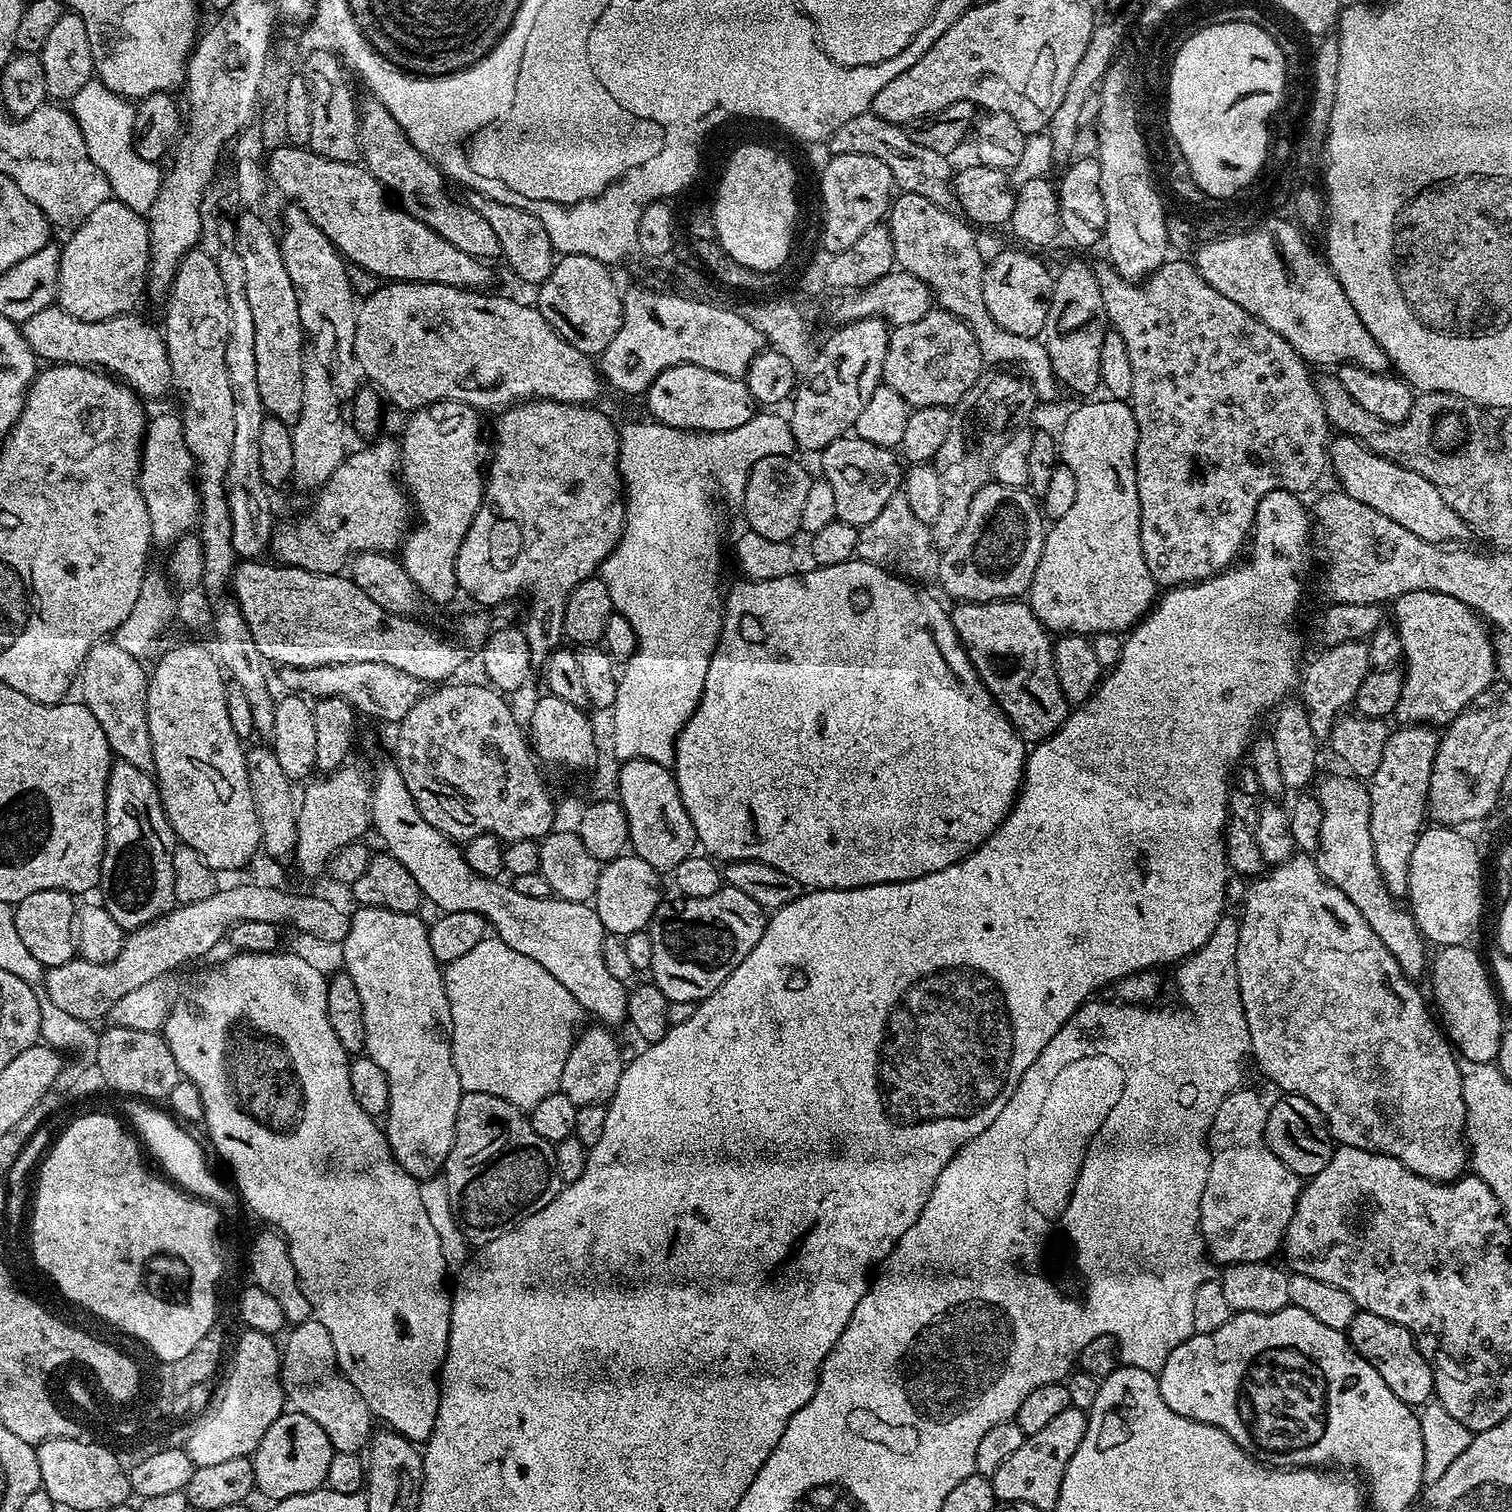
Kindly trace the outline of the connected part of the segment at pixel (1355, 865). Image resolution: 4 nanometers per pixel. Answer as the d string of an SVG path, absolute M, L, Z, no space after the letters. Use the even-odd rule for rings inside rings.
M1343 775L1328 776L1320 785L1315 785L1314 797L1324 815L1319 847L1314 852L1316 865L1330 883L1338 886L1338 890L1342 890L1342 894L1346 894L1346 898L1358 906L1362 918L1370 922L1370 930L1382 938L1382 946L1394 954L1405 974L1420 978L1423 972L1425 975L1428 964L1424 954L1426 944L1411 911L1396 905L1399 904L1397 899L1389 895L1382 882L1382 874L1378 874L1378 866L1374 862L1374 842L1370 842L1370 798L1367 787L1359 779Z

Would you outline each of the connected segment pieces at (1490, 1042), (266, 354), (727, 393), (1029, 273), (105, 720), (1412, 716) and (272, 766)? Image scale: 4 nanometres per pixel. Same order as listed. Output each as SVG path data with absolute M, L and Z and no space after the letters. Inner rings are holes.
M1453 944L1453 945L1445 945L1439 952L1441 952L1435 962L1433 959L1433 962L1430 966L1430 976L1432 972L1432 992L1434 994L1434 998L1432 997L1433 1003L1437 1004L1438 1006L1438 1016L1439 1019L1442 1021L1442 1026L1445 1030L1445 1033L1449 1039L1449 1041L1455 1046L1455 1049L1459 1052L1459 1055L1468 1061L1474 1061L1474 1062L1482 1062L1483 1064L1489 1064L1493 1063L1495 1061L1495 1058L1498 1054L1498 1046L1501 1044L1501 1038L1504 1033L1504 1026L1502 1026L1502 1014L1500 1010L1502 1011L1502 1006L1499 1000L1499 997L1497 996L1491 975L1489 974L1487 965L1485 964L1485 961L1482 959L1480 960L1479 956L1471 949L1469 945L1463 945L1463 944Z
M244 212L234 221L234 229L236 232L236 248L238 254L242 256L243 268L246 270L246 296L250 302L251 317L254 318L254 351L255 365L258 366L258 394L262 394L262 406L267 415L278 418L284 424L289 426L295 424L296 419L300 417L302 410L302 374L304 373L304 362L306 353L304 353L304 344L306 348L306 337L304 328L300 324L300 315L298 314L298 298L294 294L294 286L290 286L290 274L286 274L286 262L282 262L282 254L280 253L280 242L277 233L272 233L272 228L260 216L255 216L252 212Z
M679 364L662 370L662 374L658 374L658 378L654 378L654 382L649 386L646 399L648 399L647 415L656 423L698 432L734 430L738 426L743 426L745 422L750 422L750 418L758 411L758 405L752 399L747 383L743 379L718 374L714 370L706 370L697 364Z
M1008 248L996 257L987 261L984 270L984 305L990 310L990 318L1002 326L1002 330L1010 330L1010 334L1039 337L1044 331L1048 303L1052 293L1053 273L1039 260L1039 255L1028 250L1015 252Z
M105 638L86 654L78 673L79 699L94 714L106 742L112 747L116 760L130 762L138 770L151 773L154 769L154 750L150 746L150 726L146 718L149 669L143 668L141 657L126 654L122 646Z
M1414 590L1410 594L1402 594L1394 602L1396 608L1396 620L1394 619L1394 627L1396 633L1400 635L1402 650L1404 651L1403 663L1408 663L1406 667L1406 678L1402 682L1402 694L1398 698L1398 706L1394 713L1395 719L1400 719L1401 725L1409 724L1426 724L1429 726L1447 726L1452 723L1452 719L1457 716L1462 709L1465 708L1470 701L1478 698L1478 694L1482 694L1482 690L1486 690L1497 679L1496 675L1496 659L1492 653L1492 636L1486 627L1485 621L1470 607L1466 606L1458 598L1450 598L1450 594L1438 594L1437 592L1427 592L1426 590Z
M271 746L251 748L245 751L246 774L250 778L250 794L256 803L258 826L260 827L260 842L262 852L272 860L284 860L293 855L298 842L298 826L296 813L298 811L297 793L292 793L293 781L282 770L278 758Z

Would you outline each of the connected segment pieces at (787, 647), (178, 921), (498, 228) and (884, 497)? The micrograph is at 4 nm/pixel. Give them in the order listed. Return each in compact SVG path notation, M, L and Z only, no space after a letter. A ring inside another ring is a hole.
M853 558L835 564L834 566L809 567L809 572L801 576L789 574L776 577L773 580L741 579L741 584L736 584L732 589L727 589L726 599L723 601L724 625L720 627L720 640L716 643L714 654L710 658L710 670L706 670L706 686L700 695L698 706L691 718L684 723L684 729L680 731L680 737L676 740L676 758L674 761L674 775L676 785L682 798L682 806L690 814L690 822L694 822L694 830L699 847L709 857L720 862L731 862L733 860L757 860L763 864L774 866L790 878L794 878L808 890L819 890L821 888L865 888L875 884L897 884L914 878L922 878L926 874L934 874L938 870L946 870L946 866L954 866L958 861L970 855L975 848L982 846L990 834L998 830L998 826L1007 818L1012 811L1012 806L1020 794L1020 786L1024 782L1024 762L1026 759L1026 744L1020 735L1012 729L1012 723L1006 718L1006 714L993 700L992 695L986 690L986 686L978 678L970 658L966 654L963 644L956 636L952 625L951 615L931 596L923 592L923 587L909 582L898 575L893 575L884 568L870 565L864 560Z
M236 884L233 888L218 890L202 902L190 902L173 907L165 916L154 922L133 928L125 935L124 945L114 958L105 964L95 964L89 960L74 958L62 966L47 969L42 981L43 991L54 1002L54 1006L66 1010L74 1018L89 1022L104 1020L110 1006L118 998L130 994L146 982L154 982L167 977L167 972L204 956L219 940L223 941L228 931L238 922L270 922L277 926L289 924L324 944L343 945L348 933L350 916L336 904L323 900L320 896L295 896L268 884Z
M475 190L469 191L467 195L466 203L469 208L482 214L482 218L490 222L494 234L498 234L500 256L512 267L513 274L533 286L543 284L544 279L551 274L552 268L556 265L558 256L553 249L550 234L546 234L546 226L542 226L535 212L528 212L518 204L507 204L501 200L483 196Z
M845 434L830 442L819 453L818 459L824 467L822 479L828 483L834 494L836 519L853 524L857 530L872 522L883 506L888 504L902 484L901 461L897 453L874 442L866 442L855 434Z

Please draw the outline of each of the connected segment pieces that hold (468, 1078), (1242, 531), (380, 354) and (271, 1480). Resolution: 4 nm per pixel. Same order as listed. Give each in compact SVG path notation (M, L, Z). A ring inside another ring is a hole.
M498 938L478 942L478 946L462 954L462 958L443 965L442 971L446 998L450 1002L454 1070L458 1070L461 1089L494 1094L494 1098L502 1098L521 1110L530 1110L538 1106L542 1098L559 1092L562 1066L566 1066L566 1058L581 1027L582 1009L574 994L570 994L550 970L542 970L534 958L510 950L510 946Z
M1169 258L1156 272L1151 273L1147 278L1133 282L1122 278L1116 273L1111 266L1097 267L1095 269L1096 282L1100 287L1102 294L1102 306L1107 323L1110 325L1111 331L1117 332L1122 338L1122 342L1126 342L1126 354L1130 354L1130 371L1134 373L1134 386L1132 387L1132 395L1130 403L1132 405L1132 413L1134 414L1134 422L1138 426L1138 438L1136 439L1136 481L1138 482L1138 506L1140 507L1140 541L1142 542L1142 558L1146 558L1146 570L1150 570L1152 581L1161 589L1179 588L1181 584L1196 584L1199 580L1208 580L1212 576L1216 576L1219 572L1224 571L1237 559L1236 555L1240 552L1240 547L1245 547L1246 541L1249 539L1252 531L1252 525L1256 523L1256 501L1258 493L1256 493L1256 484L1252 481L1252 476L1248 472L1268 472L1268 489L1272 494L1305 494L1320 480L1320 475L1326 472L1326 465L1330 460L1330 425L1326 418L1326 410L1324 403L1320 397L1320 391L1316 388L1316 380L1311 376L1309 365L1294 350L1294 346L1290 346L1290 342L1286 342L1286 338L1282 338L1282 334L1274 334L1274 330L1270 330L1270 326L1266 326L1258 318L1254 318L1246 310L1242 310L1242 306L1238 306L1238 302L1230 302L1230 298L1226 298L1226 294L1218 294L1218 290L1214 290L1214 286L1210 286L1210 282L1206 282L1206 278L1202 278L1202 274L1196 268L1195 263L1184 260L1175 260Z
M384 282L359 301L354 355L365 377L379 389L387 403L389 400L396 408L415 410L435 400L457 400L477 410L503 410L525 400L553 400L585 406L596 402L602 376L593 357L582 354L582 350L574 350L531 303L486 293L431 282Z
M295 1410L281 1412L270 1430L262 1434L262 1442L258 1442L256 1451L250 1457L256 1479L255 1491L269 1496L269 1501L275 1502L294 1494L306 1494L313 1492L315 1488L325 1487L324 1479L326 1470L330 1470L333 1451L330 1438L326 1438L318 1422L313 1422L306 1418L306 1414Z

